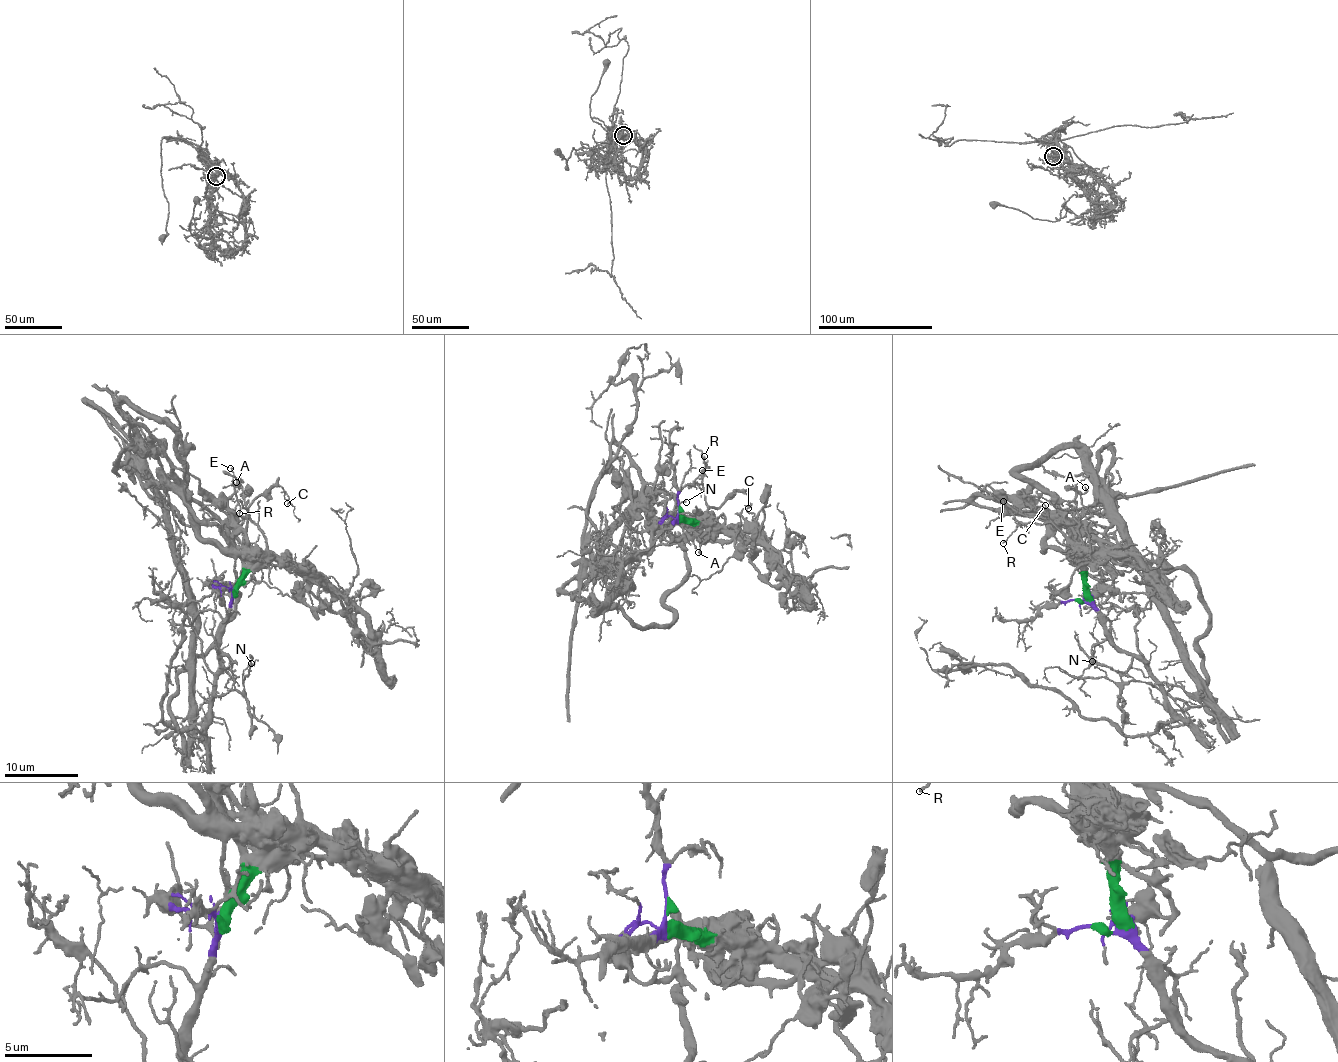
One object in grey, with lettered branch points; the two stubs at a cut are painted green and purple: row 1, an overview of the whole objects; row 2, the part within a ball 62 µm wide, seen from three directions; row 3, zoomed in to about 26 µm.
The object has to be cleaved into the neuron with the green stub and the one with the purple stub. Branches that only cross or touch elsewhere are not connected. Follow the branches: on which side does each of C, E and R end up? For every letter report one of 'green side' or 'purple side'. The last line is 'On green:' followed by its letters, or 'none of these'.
C: green side
E: green side
R: green side
On green: C, E, R

